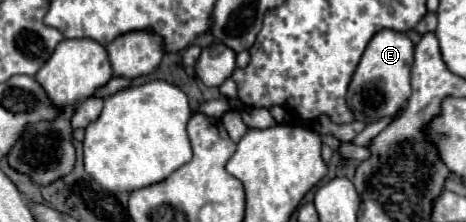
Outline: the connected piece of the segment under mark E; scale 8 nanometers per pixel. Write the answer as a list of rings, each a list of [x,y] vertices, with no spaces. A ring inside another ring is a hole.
[[[395,30],[377,32],[369,40],[347,90],[347,104],[355,112],[355,118],[363,122],[367,120],[375,122],[383,116],[395,114],[411,94],[409,84],[411,66],[413,66],[413,42],[409,40],[409,36]]]

